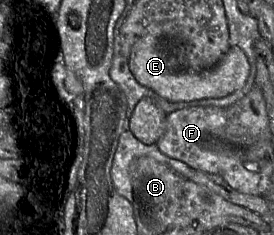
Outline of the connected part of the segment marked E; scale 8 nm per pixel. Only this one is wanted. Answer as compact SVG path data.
M147 33L131 47L129 68L137 82L170 102L224 97L241 89L250 74L247 56L238 46L231 46L214 67L204 71L181 69L179 64L178 45L171 38L153 37Z

